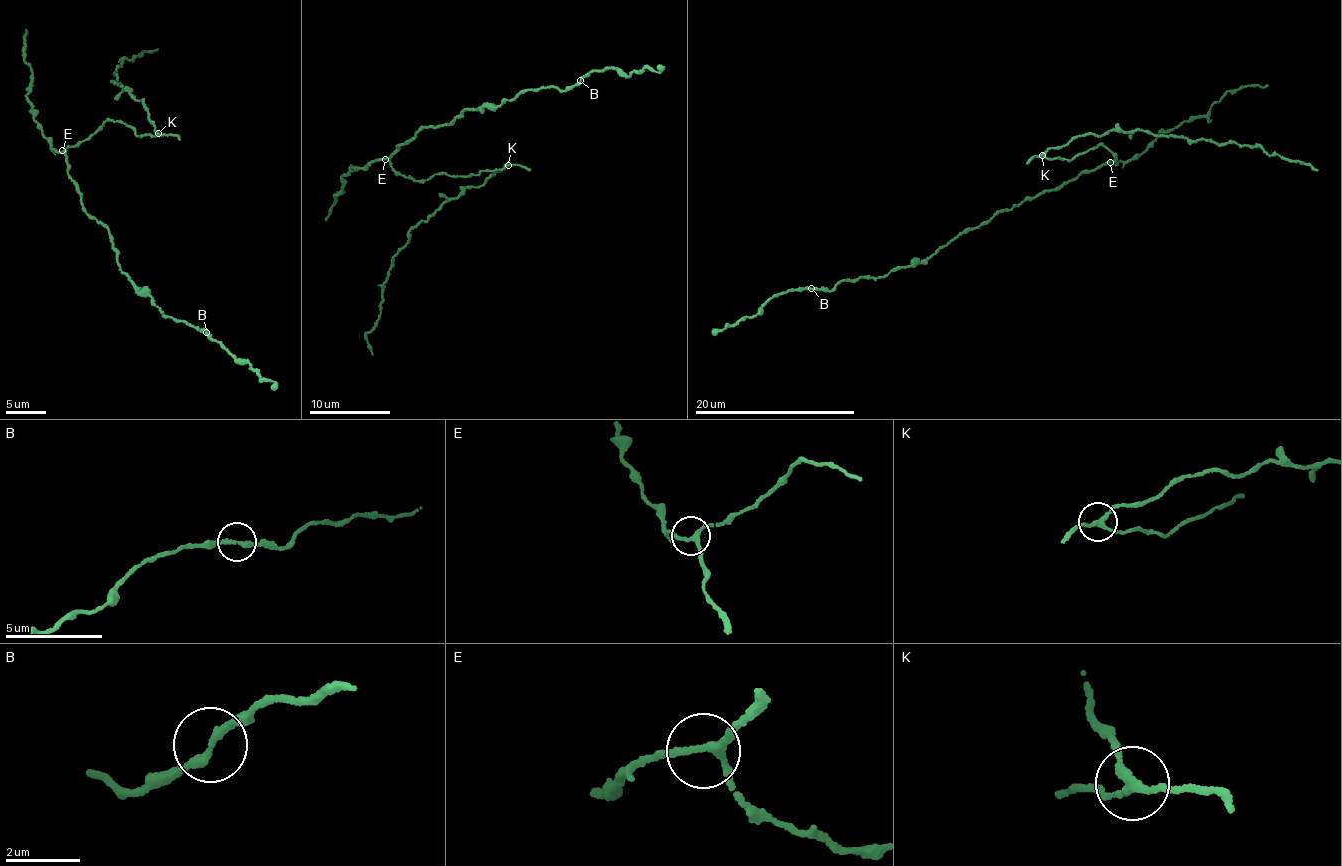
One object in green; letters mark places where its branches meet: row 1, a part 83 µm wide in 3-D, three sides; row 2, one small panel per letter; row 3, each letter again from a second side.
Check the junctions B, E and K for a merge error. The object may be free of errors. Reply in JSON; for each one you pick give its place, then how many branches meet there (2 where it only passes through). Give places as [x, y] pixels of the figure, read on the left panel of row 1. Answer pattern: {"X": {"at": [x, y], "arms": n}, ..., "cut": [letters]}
{"K": {"at": [158, 133], "arms": 3}, "cut": ["K"]}

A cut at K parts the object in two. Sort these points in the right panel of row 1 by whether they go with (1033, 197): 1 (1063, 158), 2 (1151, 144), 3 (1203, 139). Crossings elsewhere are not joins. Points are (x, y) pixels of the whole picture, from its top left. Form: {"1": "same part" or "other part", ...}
{"1": "same part", "2": "same part", "3": "other part"}

